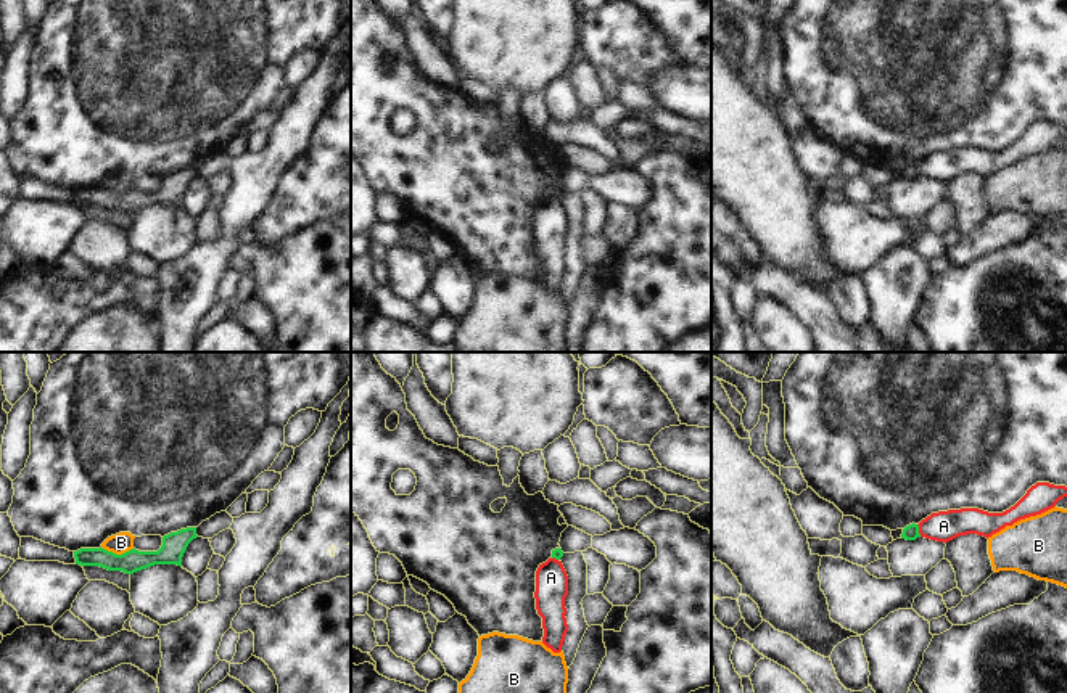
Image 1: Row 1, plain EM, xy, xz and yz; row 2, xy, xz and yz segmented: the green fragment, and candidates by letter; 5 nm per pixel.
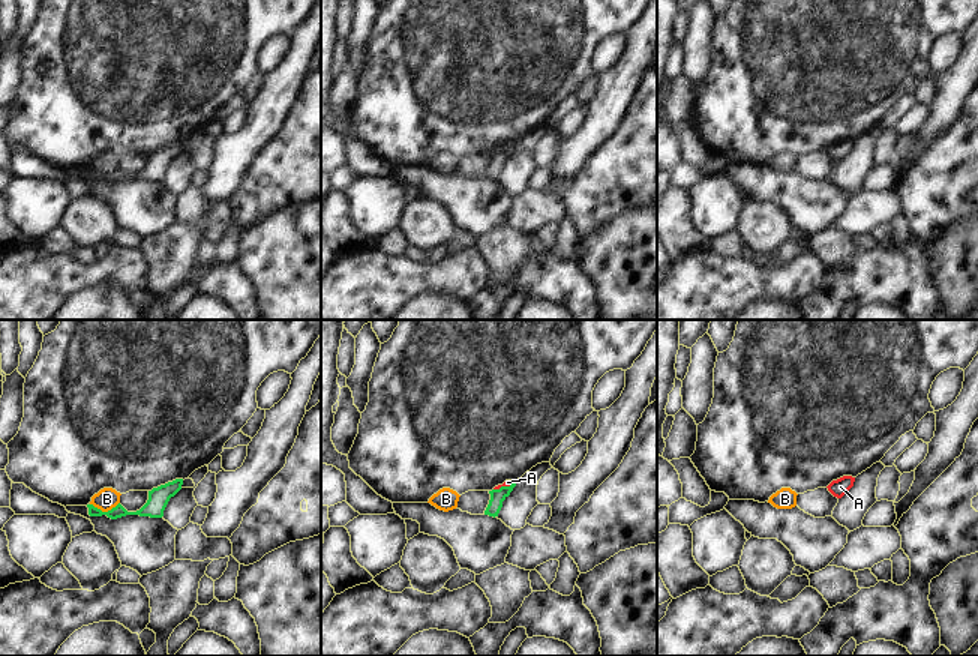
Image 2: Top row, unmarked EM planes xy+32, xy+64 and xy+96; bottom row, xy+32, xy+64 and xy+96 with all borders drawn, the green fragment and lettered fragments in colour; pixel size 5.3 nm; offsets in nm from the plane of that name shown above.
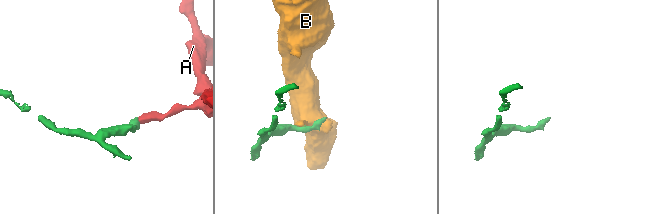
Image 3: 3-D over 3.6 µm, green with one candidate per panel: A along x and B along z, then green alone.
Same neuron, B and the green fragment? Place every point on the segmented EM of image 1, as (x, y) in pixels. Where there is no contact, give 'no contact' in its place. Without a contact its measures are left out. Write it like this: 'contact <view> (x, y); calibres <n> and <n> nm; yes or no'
contact xy (115, 553); calibres 120 and 100 nm; no

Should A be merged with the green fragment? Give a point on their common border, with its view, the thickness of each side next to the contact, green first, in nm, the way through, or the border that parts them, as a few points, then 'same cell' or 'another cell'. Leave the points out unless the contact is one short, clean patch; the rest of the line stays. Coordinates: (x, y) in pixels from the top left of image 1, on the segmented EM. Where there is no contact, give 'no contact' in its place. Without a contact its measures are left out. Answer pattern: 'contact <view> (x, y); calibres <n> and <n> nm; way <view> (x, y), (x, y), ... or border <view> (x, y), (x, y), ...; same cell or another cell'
contact yz (918, 531); calibres 80 and 160 nm; border yz (916, 524), (921, 536); another cell

